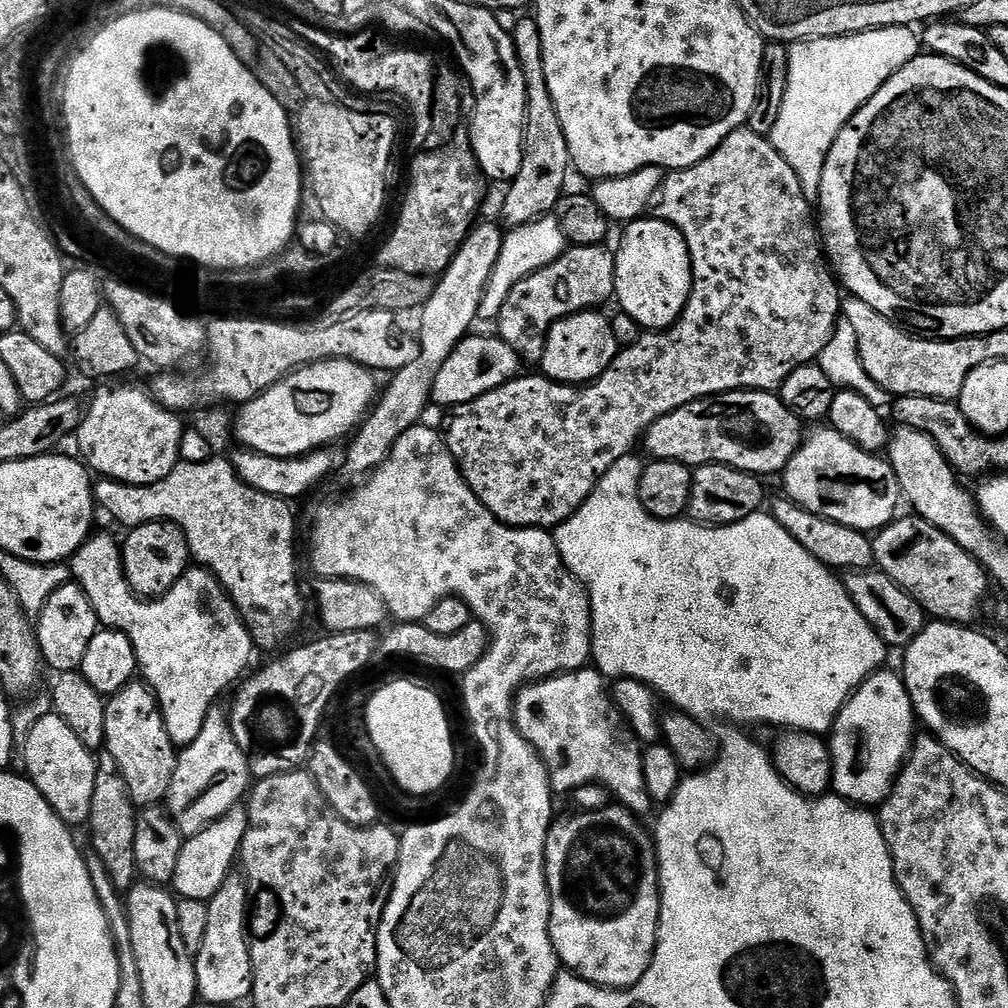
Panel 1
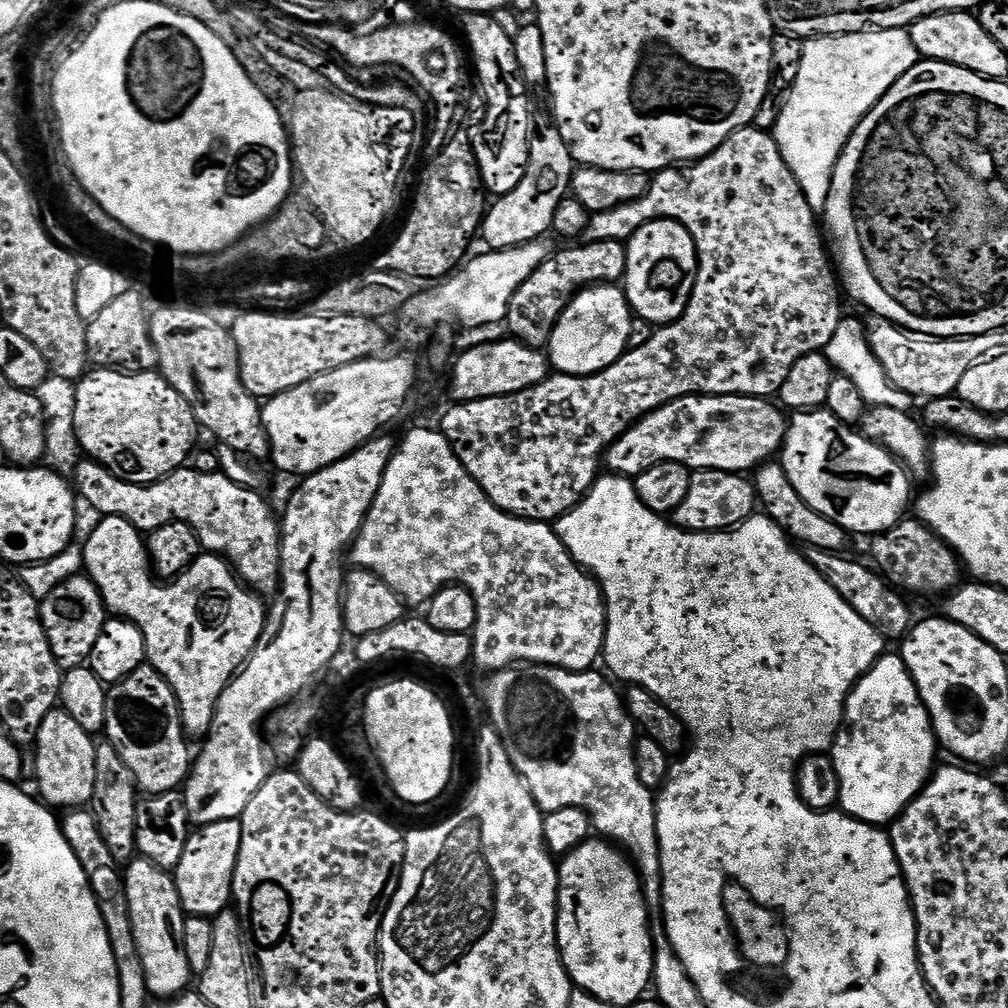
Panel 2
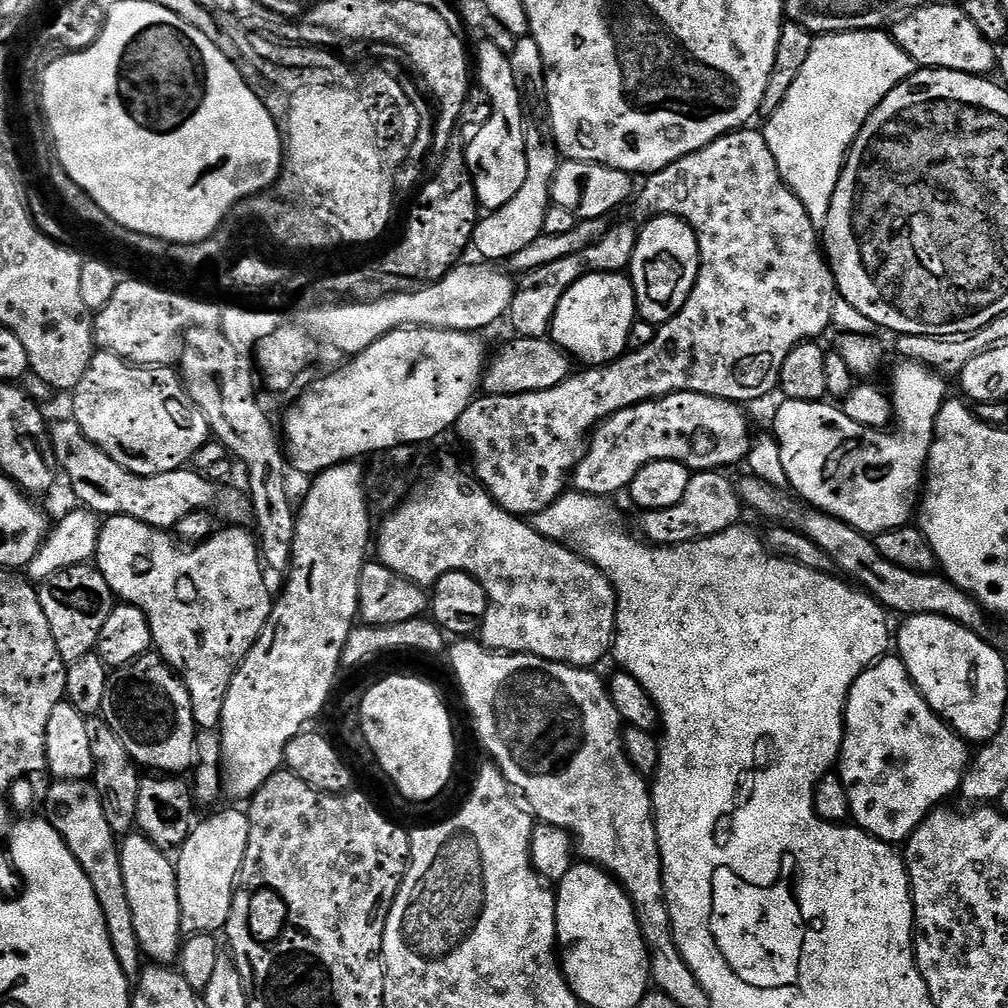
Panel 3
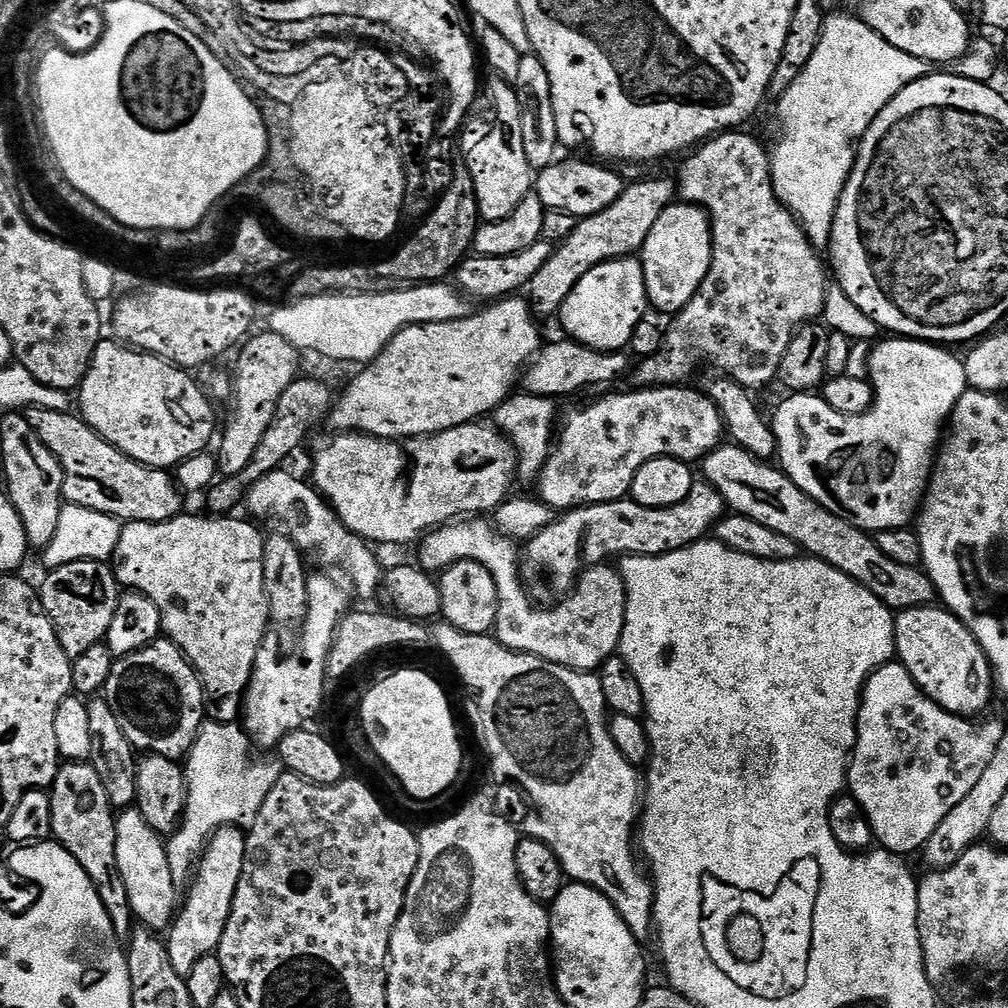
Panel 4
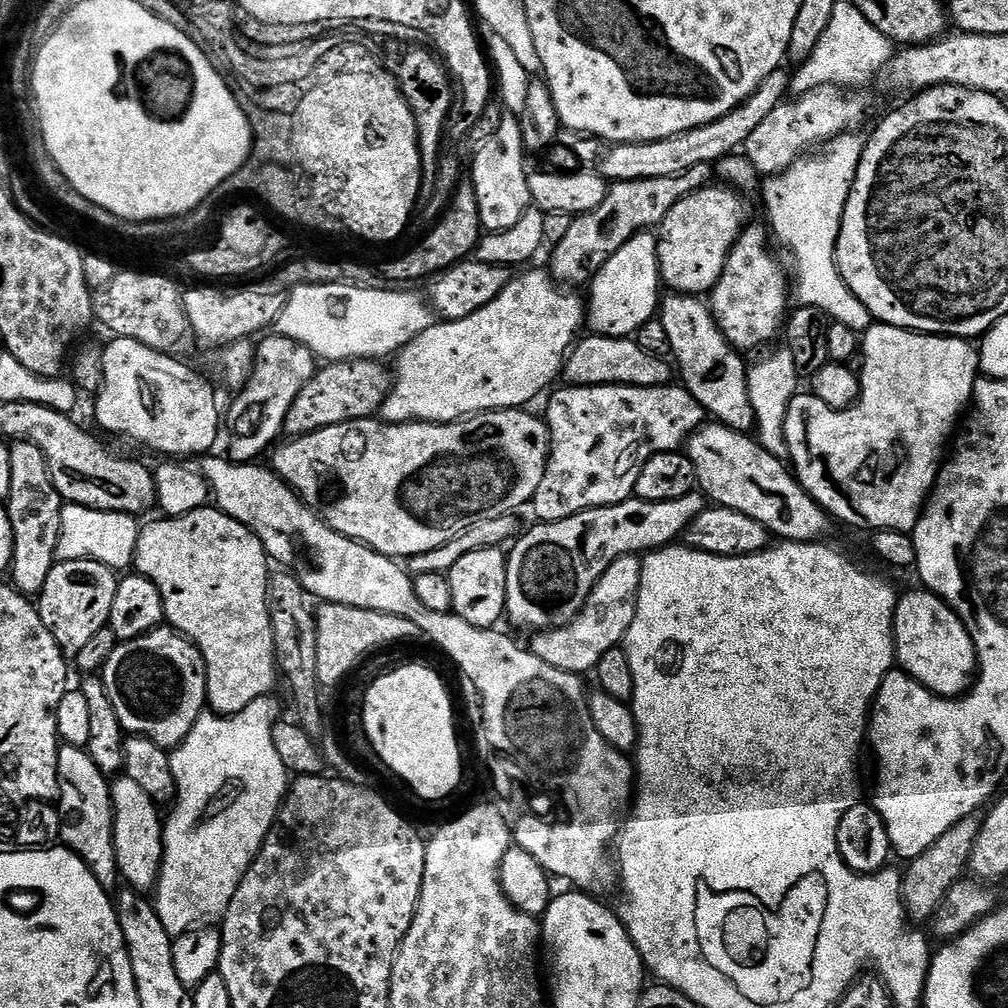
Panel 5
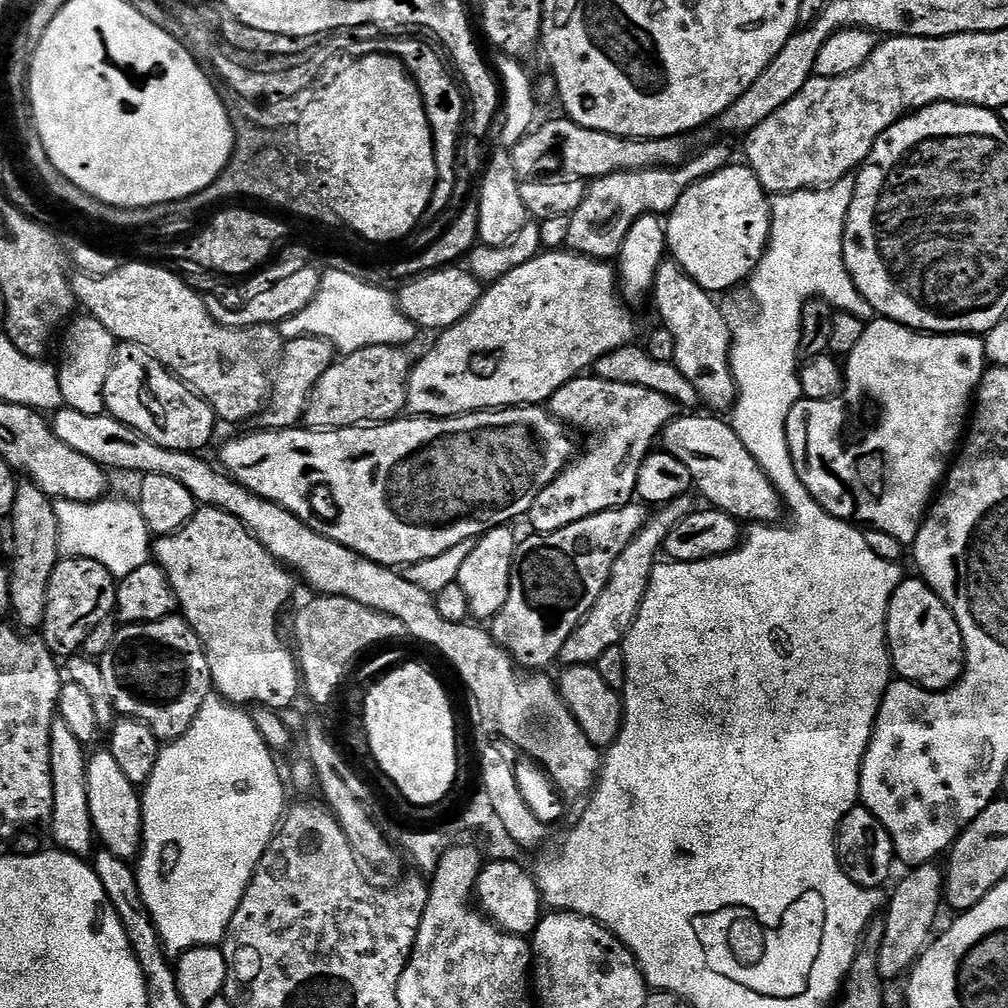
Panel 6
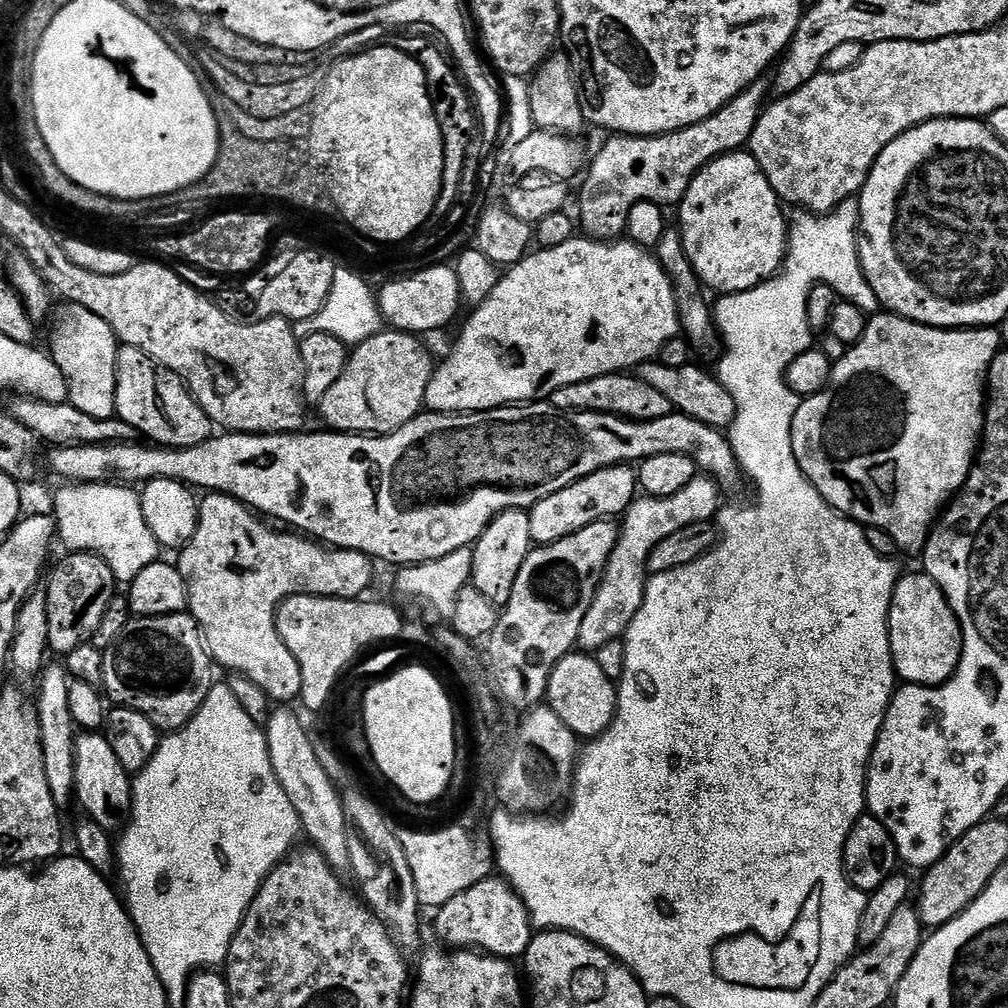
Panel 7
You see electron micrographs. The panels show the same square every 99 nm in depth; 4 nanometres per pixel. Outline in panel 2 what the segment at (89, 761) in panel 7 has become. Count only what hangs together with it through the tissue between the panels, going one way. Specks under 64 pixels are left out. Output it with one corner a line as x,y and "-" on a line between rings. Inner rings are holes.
136,858
127,865
124,872
124,885
126,886
126,898
130,902
130,922
134,926
134,942
138,942
138,958
142,958
142,970
146,974
146,986
149,993
156,998
175,998
189,987
188,984
193,983
194,973
190,970
190,962
186,962
186,946
182,946
182,926
184,925
184,917
186,915
183,908
180,907
180,899
178,898
178,890
176,889
176,882
171,871
154,866
154,862
143,858

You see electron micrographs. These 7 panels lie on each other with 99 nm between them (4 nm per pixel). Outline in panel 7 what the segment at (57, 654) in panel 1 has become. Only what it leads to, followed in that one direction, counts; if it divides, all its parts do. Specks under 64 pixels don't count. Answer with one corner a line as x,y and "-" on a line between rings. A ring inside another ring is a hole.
74,552
65,557
65,560
53,570
52,577
50,577
50,572
47,577
48,585
46,585
48,617
50,618
48,647
53,653
60,652
59,654
78,650
78,646
91,641
93,634
98,630
98,622
102,622
102,614
106,614
106,606
110,606
110,602
118,594
118,582
114,578
110,566
106,566
106,562
101,556
95,556
92,552

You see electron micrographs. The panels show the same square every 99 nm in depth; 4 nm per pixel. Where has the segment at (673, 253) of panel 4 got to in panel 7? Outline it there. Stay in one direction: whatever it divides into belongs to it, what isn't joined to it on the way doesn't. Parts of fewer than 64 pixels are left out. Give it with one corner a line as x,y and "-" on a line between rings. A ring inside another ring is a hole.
728,152
711,160
690,182
678,205
680,237
701,285
705,289
713,288
716,294
745,292
775,276
784,267
784,257
788,254
790,224
786,216
784,220
783,210
780,197
770,186
766,174
762,174
762,166
758,166
751,152

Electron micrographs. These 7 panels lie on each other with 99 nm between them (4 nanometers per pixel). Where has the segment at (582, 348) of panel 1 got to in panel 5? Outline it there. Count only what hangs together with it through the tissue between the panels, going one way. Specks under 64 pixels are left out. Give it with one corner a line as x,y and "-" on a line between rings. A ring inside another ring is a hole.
649,230
630,238
618,254
596,271
590,281
591,288
592,297
586,300
587,327
598,336
635,337
641,326
657,315
662,299
657,233

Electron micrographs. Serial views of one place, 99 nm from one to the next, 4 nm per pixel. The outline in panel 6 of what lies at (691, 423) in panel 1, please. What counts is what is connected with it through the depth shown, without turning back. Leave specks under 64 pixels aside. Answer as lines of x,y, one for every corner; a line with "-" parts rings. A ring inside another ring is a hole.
581,374
552,395
550,411
565,425
600,437
585,456
577,455
562,475
554,478
554,482
534,498
534,506
526,520
532,523
531,531
536,534
562,530
574,522
582,522
582,518
633,503
638,470
653,451
664,427
676,419
678,405
666,398
666,394
658,394
658,390
606,382
594,374

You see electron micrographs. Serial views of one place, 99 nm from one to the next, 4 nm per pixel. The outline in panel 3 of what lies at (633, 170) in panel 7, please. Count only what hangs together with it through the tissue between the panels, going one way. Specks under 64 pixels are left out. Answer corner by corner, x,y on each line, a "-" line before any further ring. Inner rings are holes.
613,223
598,243
578,254
570,254
570,258
558,258
558,262
550,262
550,266
538,266
538,270
523,273
508,308
507,319
512,320
512,328
516,331
513,333
520,338
545,339
552,331
552,319
558,302
562,302
562,294
590,272
623,273
632,263
637,235
637,225

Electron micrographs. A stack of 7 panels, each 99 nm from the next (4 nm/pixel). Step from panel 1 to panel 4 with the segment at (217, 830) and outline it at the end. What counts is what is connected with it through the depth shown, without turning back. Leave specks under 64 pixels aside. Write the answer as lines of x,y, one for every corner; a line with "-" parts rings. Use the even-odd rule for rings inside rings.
231,824
220,828
212,835
207,848
204,849
204,855
198,861
194,879
187,889
188,898
185,902
183,899
178,915
166,932
170,962
182,977
186,978
190,970
194,970
198,958
213,955
220,947
222,930
226,930
234,894
238,890
238,878
242,878
247,841
243,827

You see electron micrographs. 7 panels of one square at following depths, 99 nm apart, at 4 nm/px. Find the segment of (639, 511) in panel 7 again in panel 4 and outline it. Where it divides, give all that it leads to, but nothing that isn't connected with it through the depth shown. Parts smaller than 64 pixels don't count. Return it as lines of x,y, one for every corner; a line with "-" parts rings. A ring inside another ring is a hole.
461,518
453,523
444,524
441,528
436,528
423,537
419,541
419,548
420,560
418,559
418,564
425,572
436,574
450,567
451,564
457,564
463,560
473,560
486,566
486,570
490,570
494,584
498,586
498,618
496,619
494,636
505,648
515,652
528,652
531,656
561,664
576,672
591,673
595,673
600,665
611,656
617,655
622,630
626,622
626,598
628,595
623,578
611,563
593,564
576,581
572,595
567,596
560,603
551,606
538,606
536,601
528,597
524,583
520,580
522,552
517,541
503,536
491,519

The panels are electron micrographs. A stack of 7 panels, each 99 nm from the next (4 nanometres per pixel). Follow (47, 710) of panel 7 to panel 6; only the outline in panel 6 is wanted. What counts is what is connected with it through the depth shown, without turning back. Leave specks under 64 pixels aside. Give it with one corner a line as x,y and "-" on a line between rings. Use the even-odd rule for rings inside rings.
55,719
50,730
50,766
52,767
52,781
54,782
54,810
50,831
56,839
55,847
73,856
88,858
93,855
94,829
90,818
90,798
88,797
88,756
85,745
74,738
70,726
66,722

